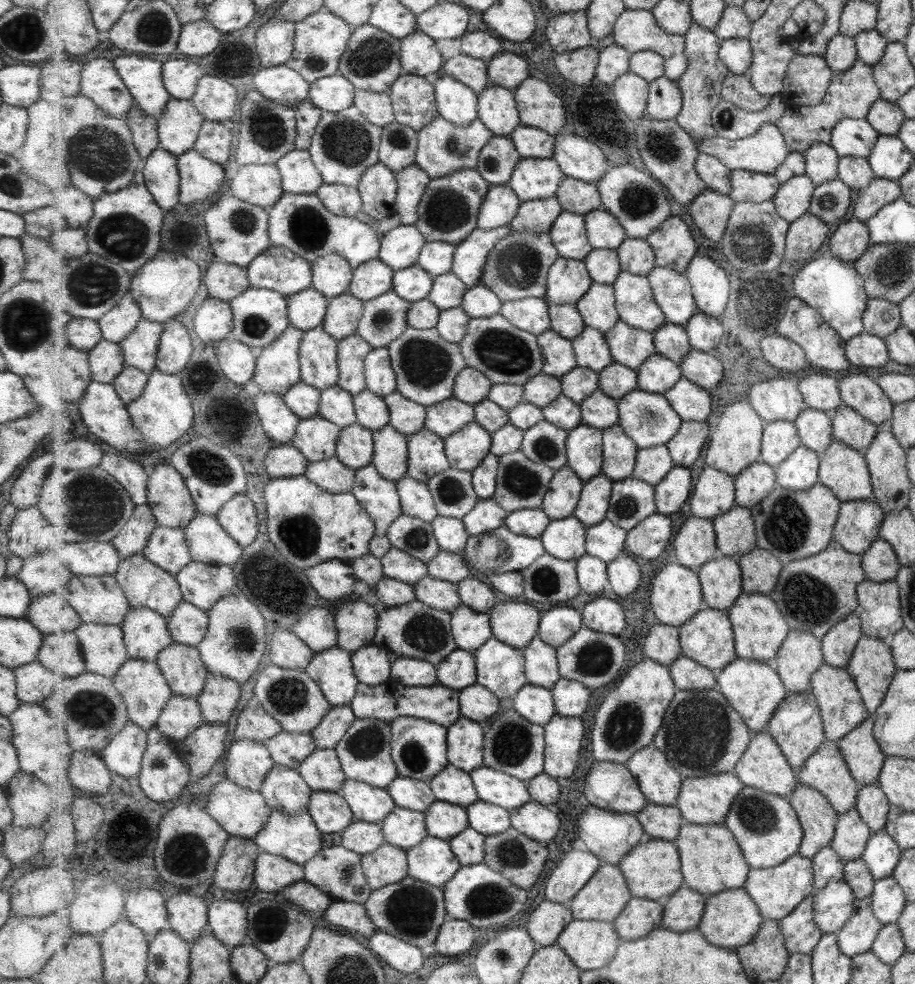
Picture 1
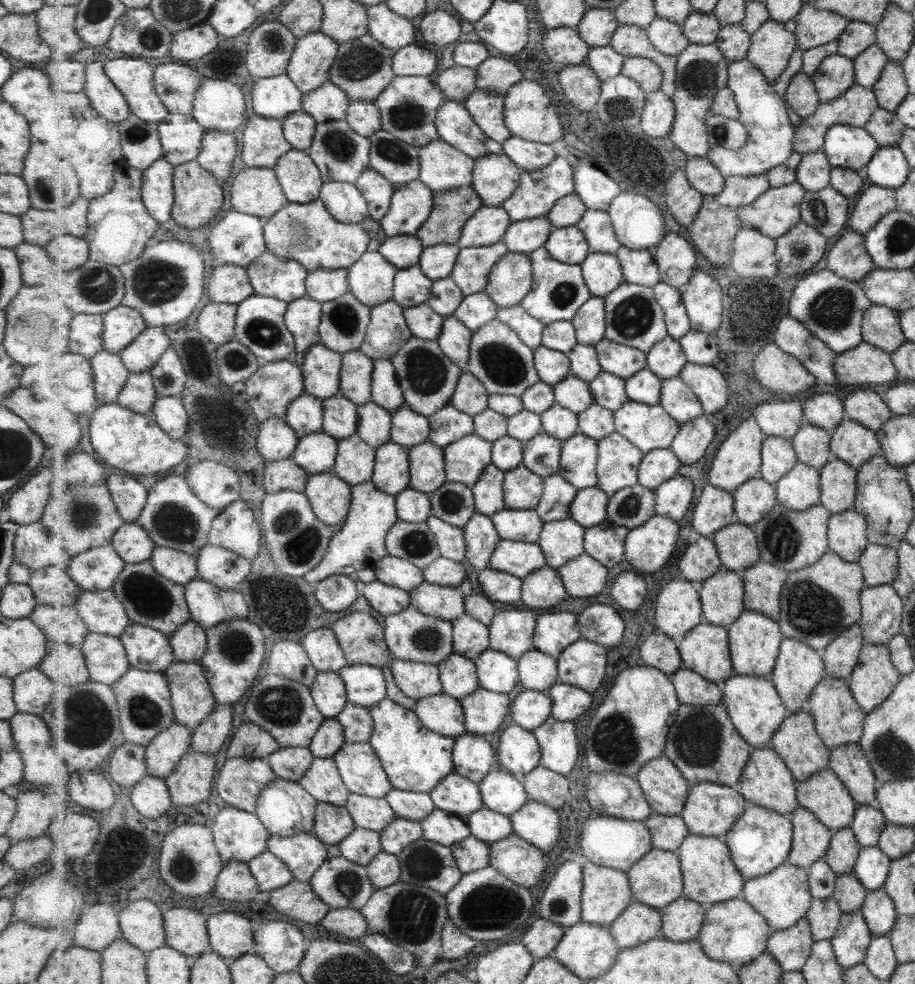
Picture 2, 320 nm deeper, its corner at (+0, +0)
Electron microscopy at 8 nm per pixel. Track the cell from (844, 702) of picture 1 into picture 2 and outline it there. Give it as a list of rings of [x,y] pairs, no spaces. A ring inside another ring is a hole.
[[[827,674],[807,701],[807,708],[816,719],[816,731],[824,743],[833,750],[847,743],[856,743],[861,736],[861,722],[865,714],[853,700],[847,680],[831,677]]]

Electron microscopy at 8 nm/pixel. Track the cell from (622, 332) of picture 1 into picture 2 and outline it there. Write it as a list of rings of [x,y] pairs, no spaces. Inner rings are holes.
[[[604,338],[594,347],[597,349],[602,369],[619,378],[628,379],[648,366],[648,353],[637,347],[608,338]]]

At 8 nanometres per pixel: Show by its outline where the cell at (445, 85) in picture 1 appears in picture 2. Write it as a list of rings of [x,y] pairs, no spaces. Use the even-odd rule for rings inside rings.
[[[446,100],[437,113],[436,125],[442,140],[463,150],[471,158],[504,153],[503,143],[481,130],[464,103]]]

